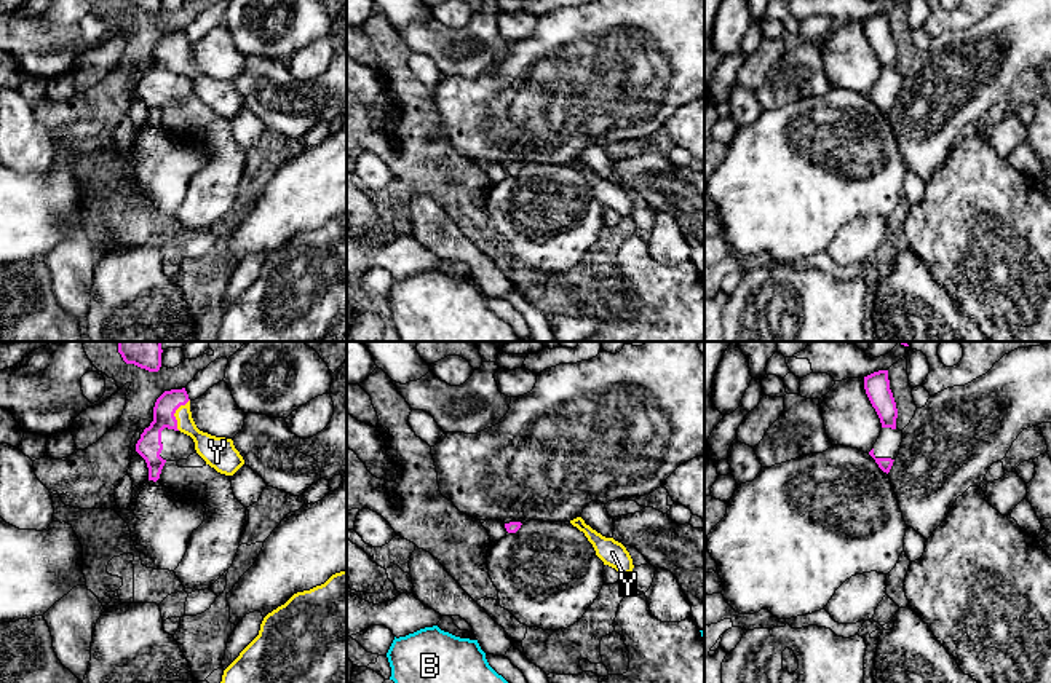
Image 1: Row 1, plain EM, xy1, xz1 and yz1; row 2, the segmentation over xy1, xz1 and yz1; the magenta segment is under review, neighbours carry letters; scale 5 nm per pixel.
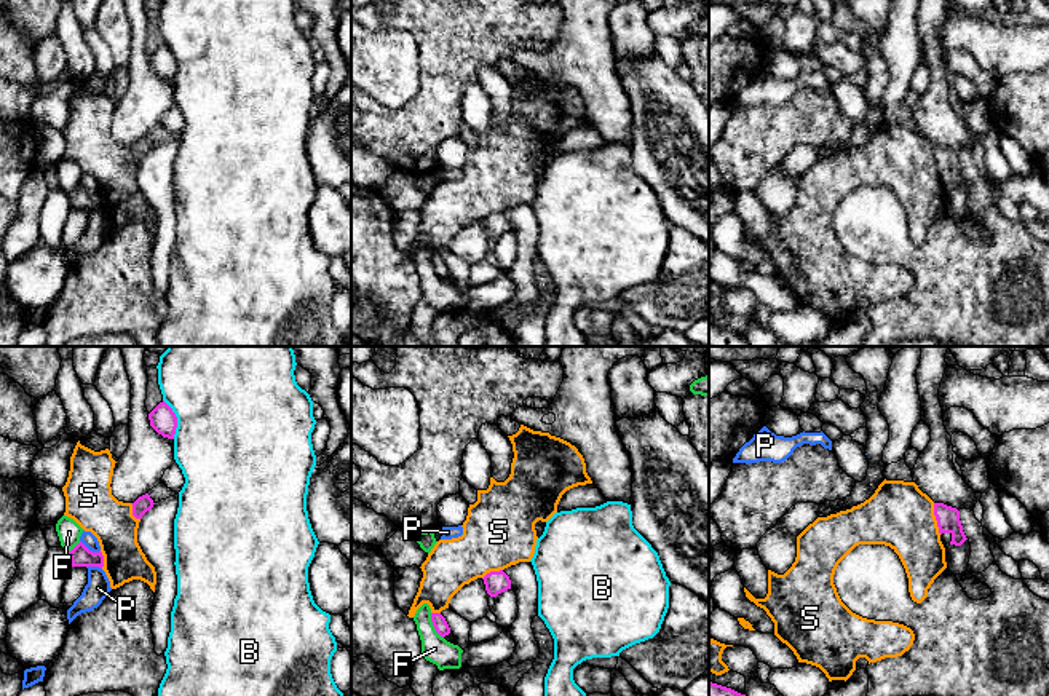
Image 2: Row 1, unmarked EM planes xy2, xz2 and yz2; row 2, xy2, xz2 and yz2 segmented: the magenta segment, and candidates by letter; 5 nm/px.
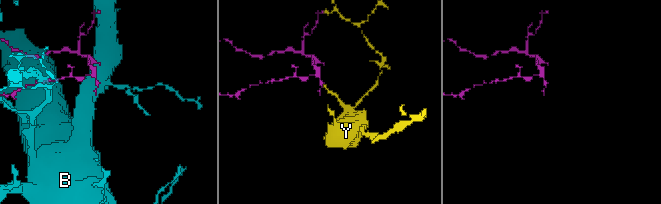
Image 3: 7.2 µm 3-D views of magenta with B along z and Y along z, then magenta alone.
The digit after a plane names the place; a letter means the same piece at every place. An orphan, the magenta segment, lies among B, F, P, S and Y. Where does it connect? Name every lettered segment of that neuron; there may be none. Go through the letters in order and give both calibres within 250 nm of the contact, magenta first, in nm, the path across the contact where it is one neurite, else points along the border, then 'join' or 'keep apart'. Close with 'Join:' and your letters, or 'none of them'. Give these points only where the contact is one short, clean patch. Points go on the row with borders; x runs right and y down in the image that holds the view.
B: 140/500 nm | keep apart
F: 70/140 nm | keep apart
P: 110/70 nm | keep apart
S: 120/320 nm | keep apart
Y: 120/130 nm | across xy1 (149, 446), (152, 433), (174, 412), (210, 447) | join
Join: Y

